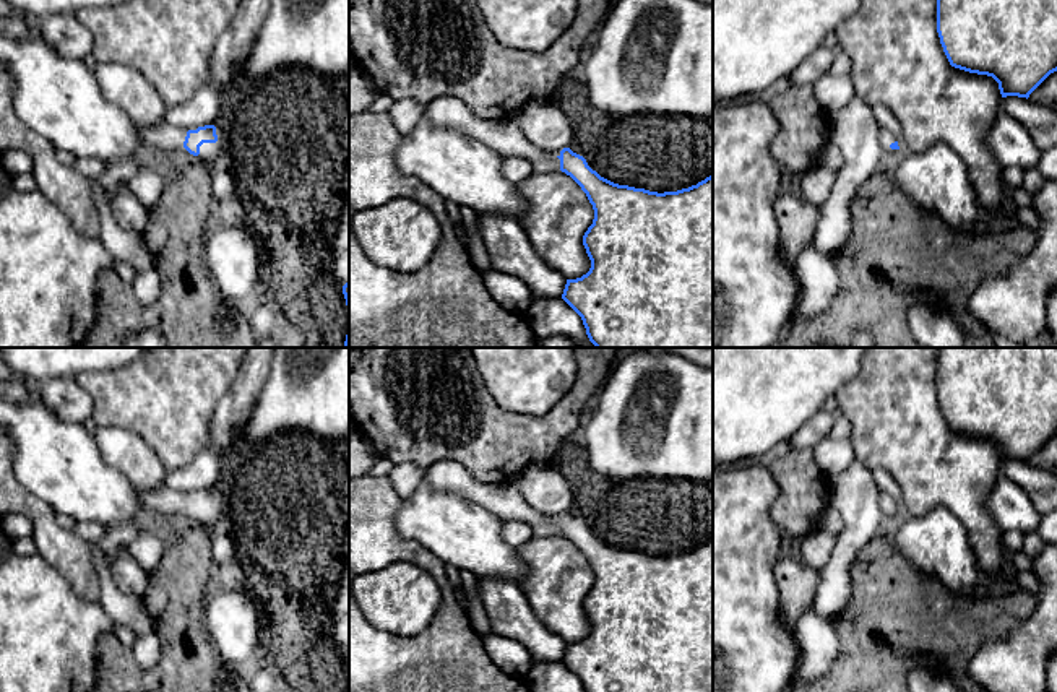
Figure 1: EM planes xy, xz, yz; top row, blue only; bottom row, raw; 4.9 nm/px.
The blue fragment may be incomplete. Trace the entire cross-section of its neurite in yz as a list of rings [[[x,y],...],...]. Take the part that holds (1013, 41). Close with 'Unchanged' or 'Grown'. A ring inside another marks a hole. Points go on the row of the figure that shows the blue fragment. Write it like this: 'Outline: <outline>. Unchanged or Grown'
Outline: [[[937,0],[937,32],[950,65],[992,76],[1002,97],[1028,99],[1057,71],[1057,0]]]. Unchanged

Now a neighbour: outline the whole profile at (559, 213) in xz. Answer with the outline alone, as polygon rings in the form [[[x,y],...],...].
[[[533,172],[516,184],[528,210],[516,219],[537,255],[565,279],[576,279],[591,268],[583,236],[594,210],[581,187],[565,172]]]

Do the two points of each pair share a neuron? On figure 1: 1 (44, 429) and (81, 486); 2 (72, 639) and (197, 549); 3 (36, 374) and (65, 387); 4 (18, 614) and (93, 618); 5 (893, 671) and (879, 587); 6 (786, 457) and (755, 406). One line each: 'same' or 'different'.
1: same
2: different
3: different
4: same
5: same
6: different

